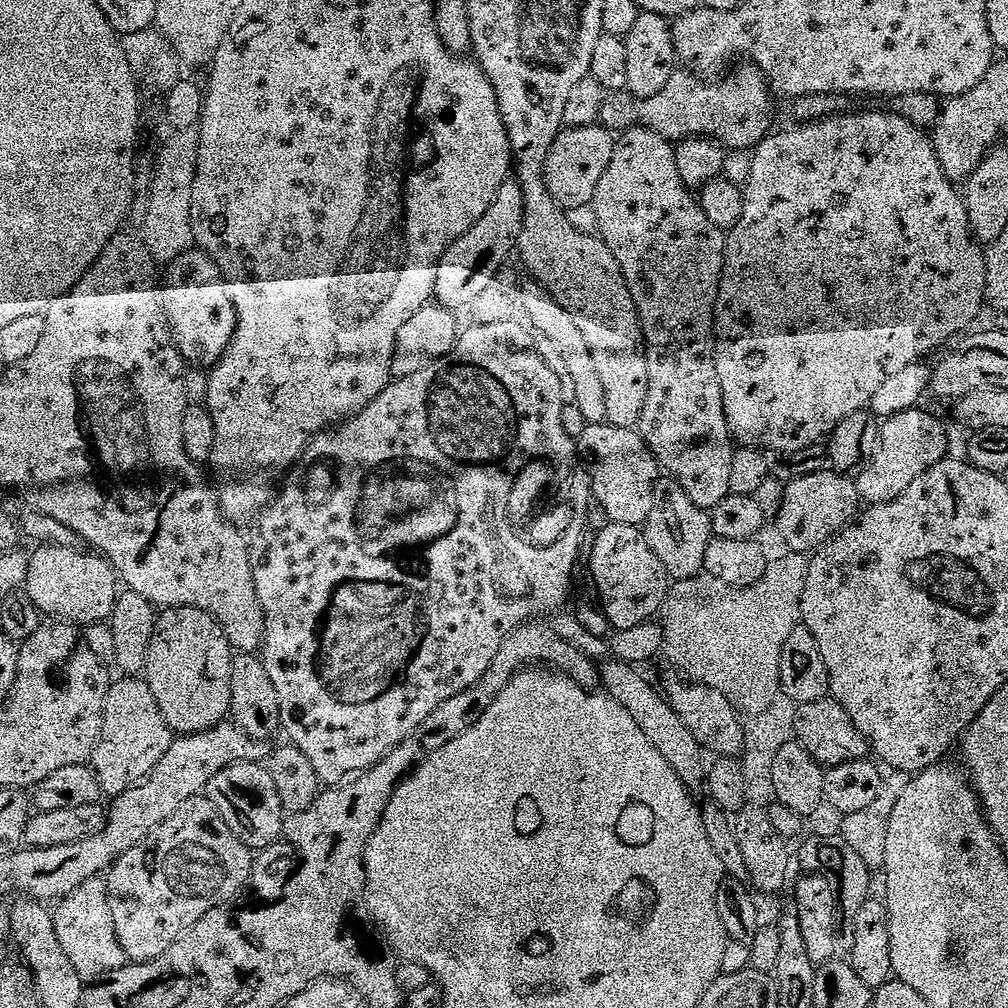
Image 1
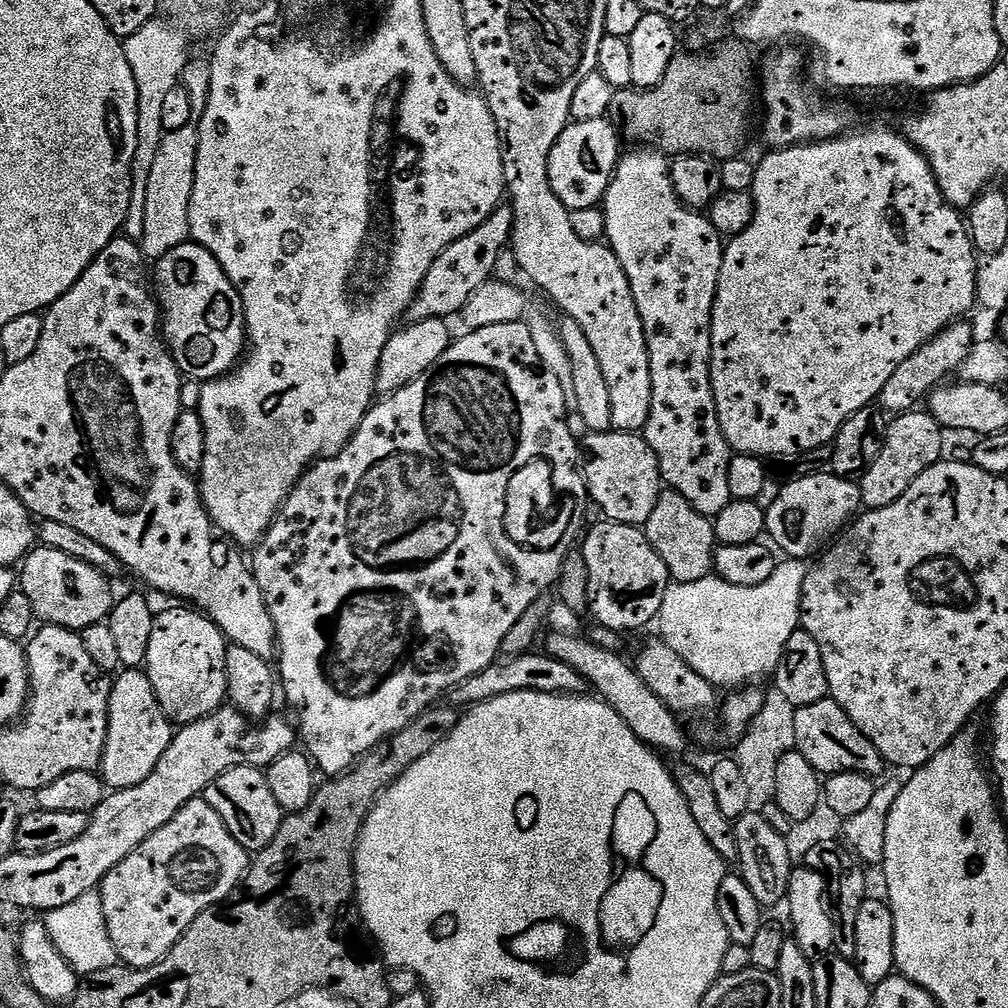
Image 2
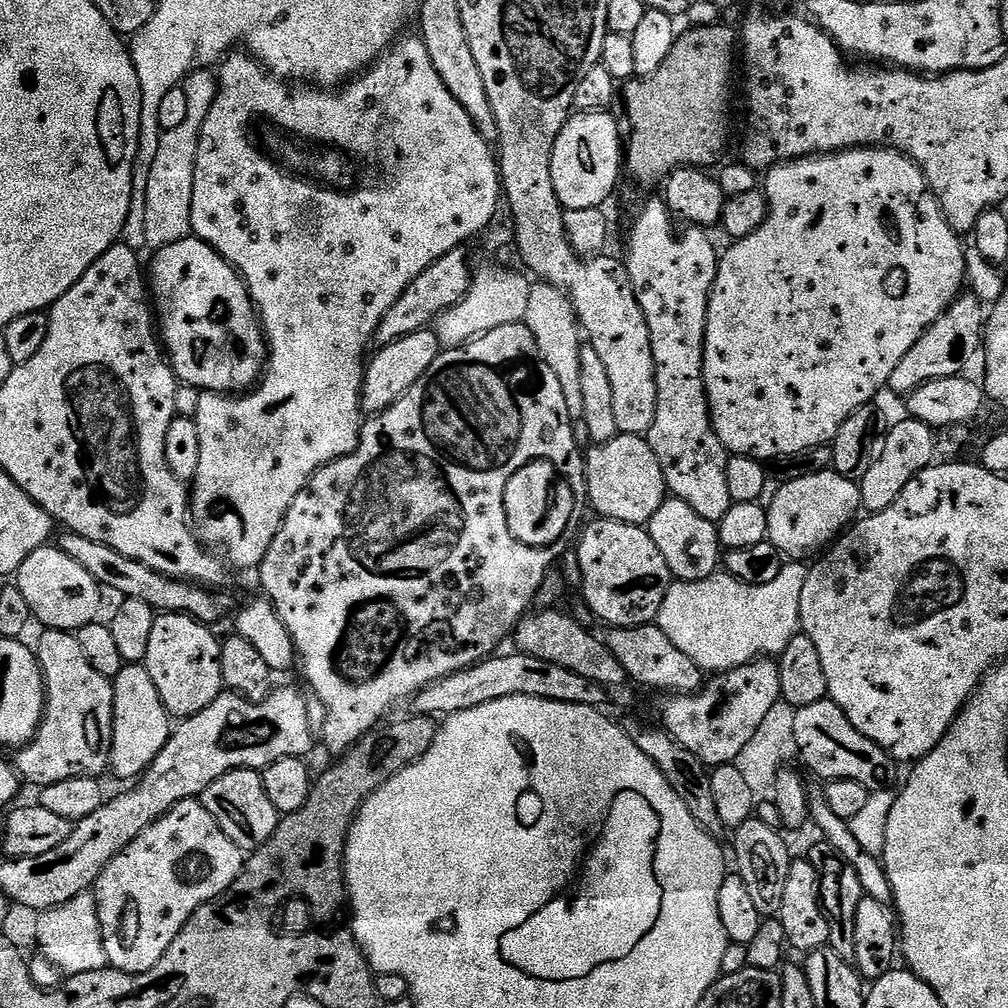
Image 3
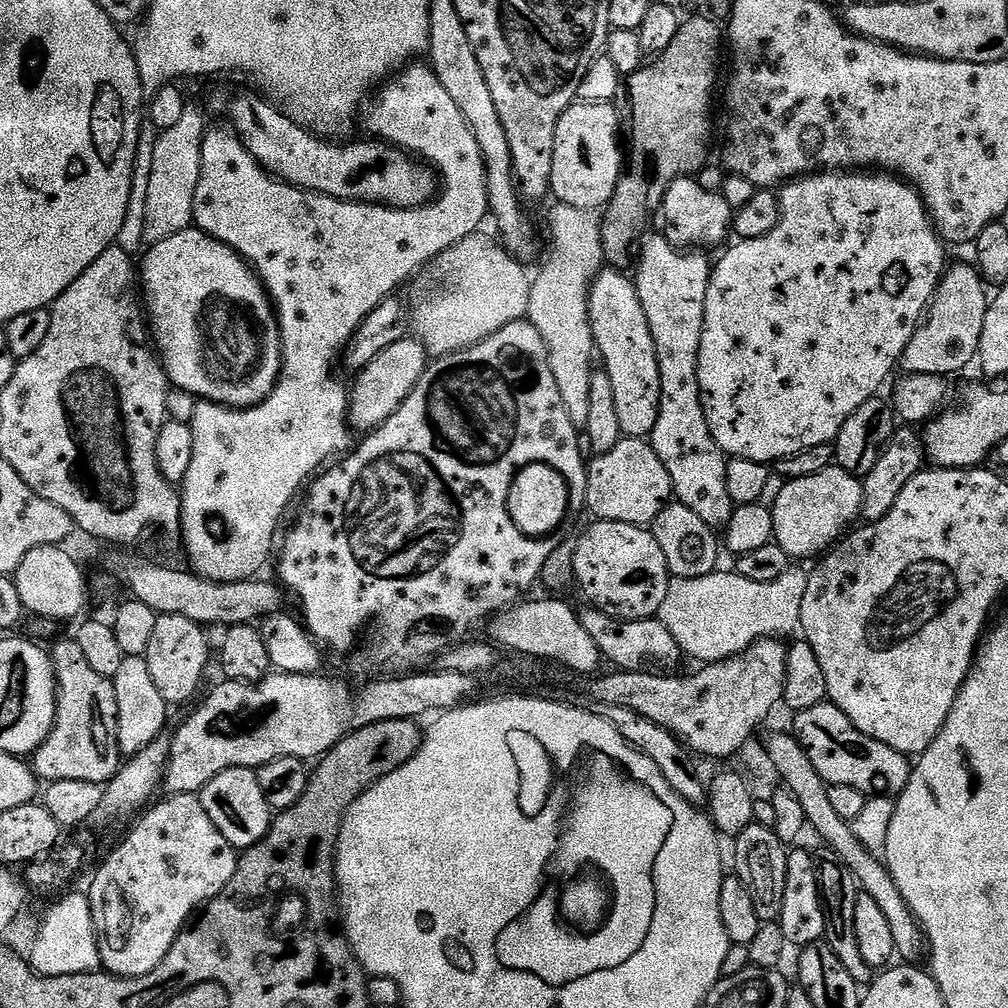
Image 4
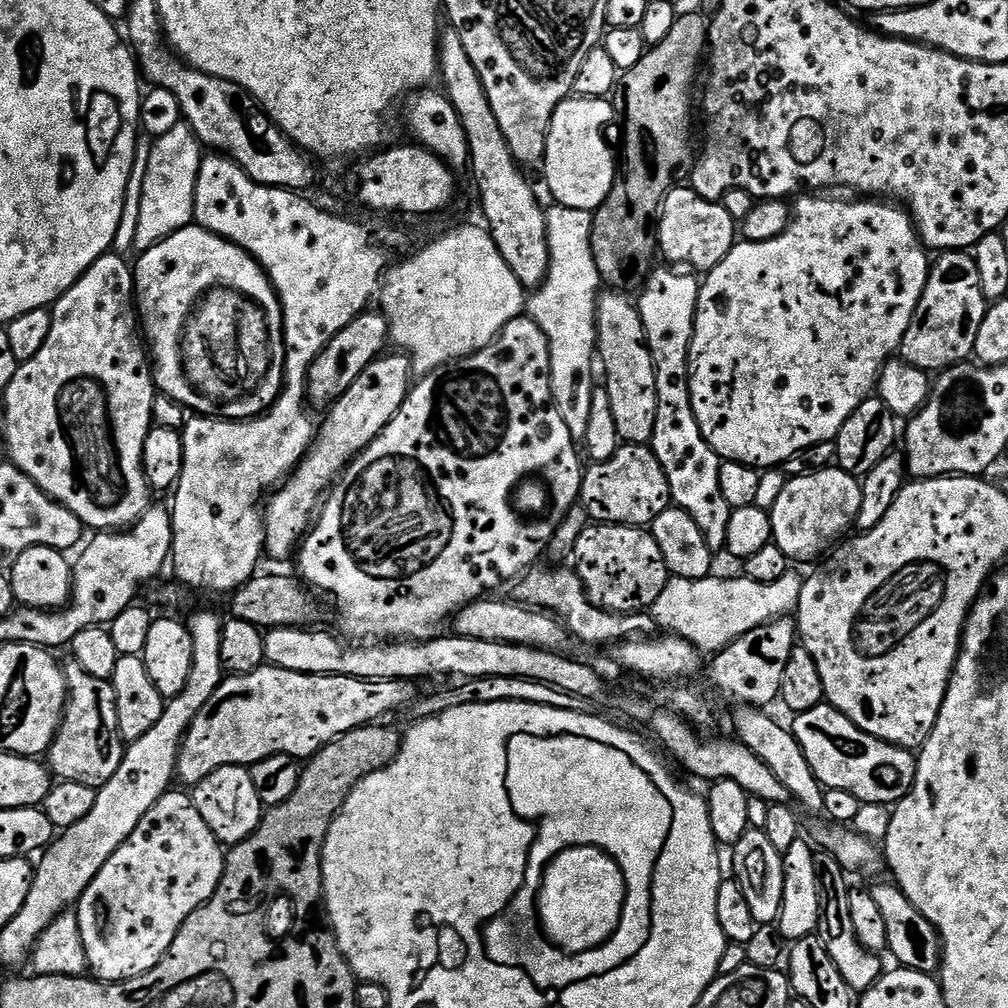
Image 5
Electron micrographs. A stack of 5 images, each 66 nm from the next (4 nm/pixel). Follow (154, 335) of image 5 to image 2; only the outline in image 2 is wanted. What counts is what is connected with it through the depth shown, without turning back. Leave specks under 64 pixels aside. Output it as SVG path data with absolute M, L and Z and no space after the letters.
M189 242L155 261L154 296L162 313L163 339L187 379L217 380L239 365L249 347L242 298L210 250Z

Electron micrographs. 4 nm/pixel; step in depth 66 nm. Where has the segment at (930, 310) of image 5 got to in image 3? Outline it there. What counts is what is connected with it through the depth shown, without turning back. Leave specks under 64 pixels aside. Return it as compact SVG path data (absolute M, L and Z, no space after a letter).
M971 294L957 296L954 303L925 330L922 338L918 338L918 342L910 346L910 350L906 350L906 358L902 358L894 374L890 374L887 391L897 392L900 398L904 398L926 382L961 375L965 371L964 367L975 356L977 359L981 351L985 319L985 305L981 304L976 296Z

